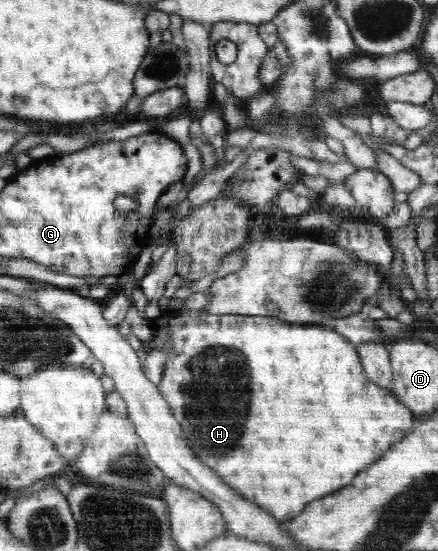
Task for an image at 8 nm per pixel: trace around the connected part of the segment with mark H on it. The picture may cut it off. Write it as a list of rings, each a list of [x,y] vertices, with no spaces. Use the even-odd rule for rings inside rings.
[[[185,308],[171,314],[166,322],[166,328],[168,328],[168,348],[170,351],[166,358],[158,389],[161,396],[167,401],[177,422],[181,425],[185,439],[192,444],[193,452],[197,458],[217,471],[226,485],[235,489],[245,499],[249,499],[271,513],[280,522],[289,522],[295,516],[299,516],[301,510],[309,502],[323,498],[325,494],[331,494],[335,490],[341,490],[343,486],[349,486],[361,470],[365,470],[373,462],[377,462],[391,446],[395,446],[404,437],[408,437],[410,430],[415,427],[416,422],[411,410],[393,392],[389,392],[390,389],[381,388],[367,380],[364,368],[361,368],[362,364],[356,345],[349,342],[337,331],[333,332],[333,328],[327,330],[323,326],[295,326],[295,324],[283,324],[283,322],[269,317],[211,314],[205,309],[187,310]],[[247,354],[249,354],[249,364],[237,362],[237,356],[239,356],[239,360],[241,360],[241,356],[245,360]]]

